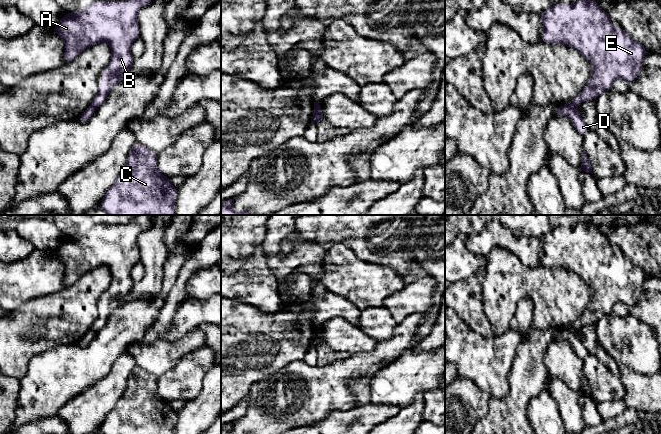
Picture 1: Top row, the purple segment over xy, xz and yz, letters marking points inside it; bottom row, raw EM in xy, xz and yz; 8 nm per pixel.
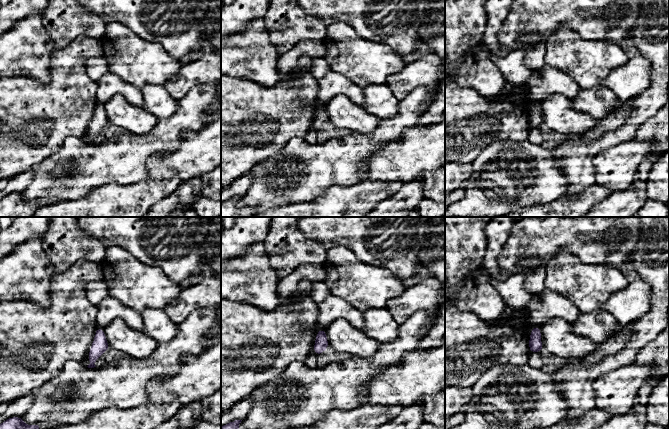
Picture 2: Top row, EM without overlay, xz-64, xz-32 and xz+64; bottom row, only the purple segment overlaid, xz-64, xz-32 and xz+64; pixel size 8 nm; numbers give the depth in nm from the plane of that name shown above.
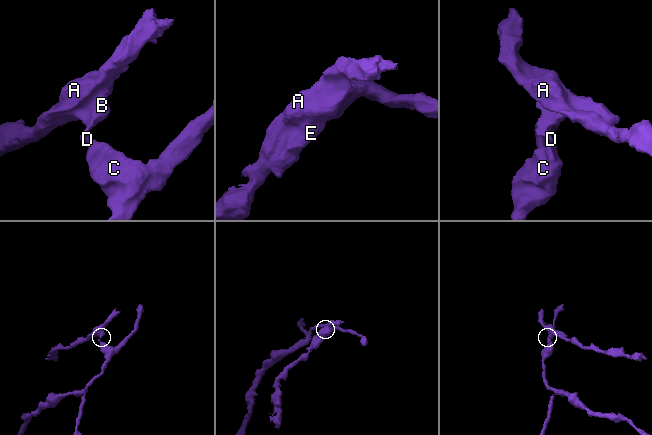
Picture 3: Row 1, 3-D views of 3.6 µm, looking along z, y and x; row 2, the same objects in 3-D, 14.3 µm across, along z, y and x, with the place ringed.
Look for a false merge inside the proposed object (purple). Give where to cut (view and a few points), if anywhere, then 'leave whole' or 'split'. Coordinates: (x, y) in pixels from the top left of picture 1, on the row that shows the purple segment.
xz (318, 104), (314, 121) | split

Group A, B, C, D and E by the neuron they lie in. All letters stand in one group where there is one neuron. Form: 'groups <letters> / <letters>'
groups A B E / C D

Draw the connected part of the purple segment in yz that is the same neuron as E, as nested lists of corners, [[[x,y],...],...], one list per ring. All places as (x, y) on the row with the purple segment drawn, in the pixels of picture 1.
[[[577,0],[574,4],[556,3],[539,16],[543,24],[543,42],[573,47],[592,66],[587,85],[567,106],[577,107],[584,101],[595,100],[602,92],[612,90],[616,79],[632,83],[643,69],[642,62],[648,54],[644,46],[631,38],[622,27],[614,28],[609,15],[594,0]]]

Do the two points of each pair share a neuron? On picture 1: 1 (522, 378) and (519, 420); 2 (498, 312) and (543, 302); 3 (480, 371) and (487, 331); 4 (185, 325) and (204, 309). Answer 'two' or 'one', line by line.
1: one
2: one
3: two
4: one

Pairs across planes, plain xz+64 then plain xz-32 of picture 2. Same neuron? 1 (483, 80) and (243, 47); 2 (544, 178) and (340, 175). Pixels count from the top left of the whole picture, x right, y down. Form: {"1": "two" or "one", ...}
{"1": "one", "2": "one"}

